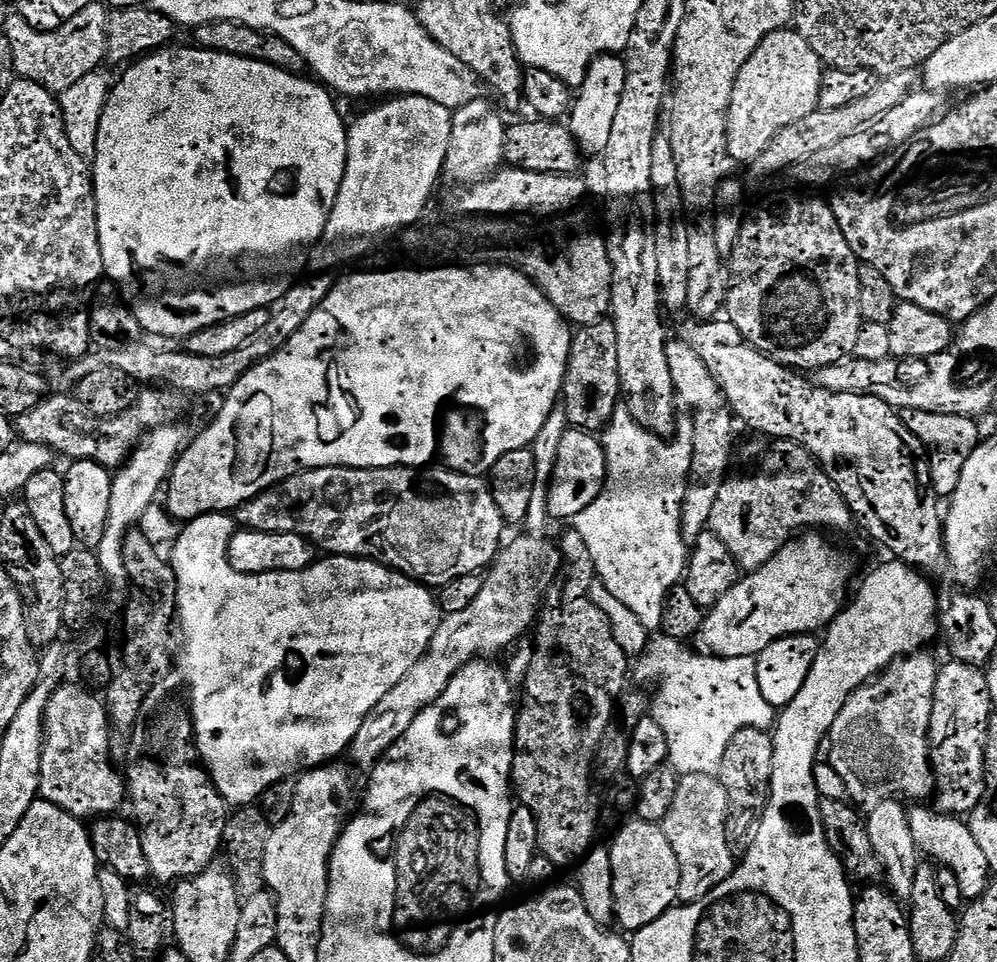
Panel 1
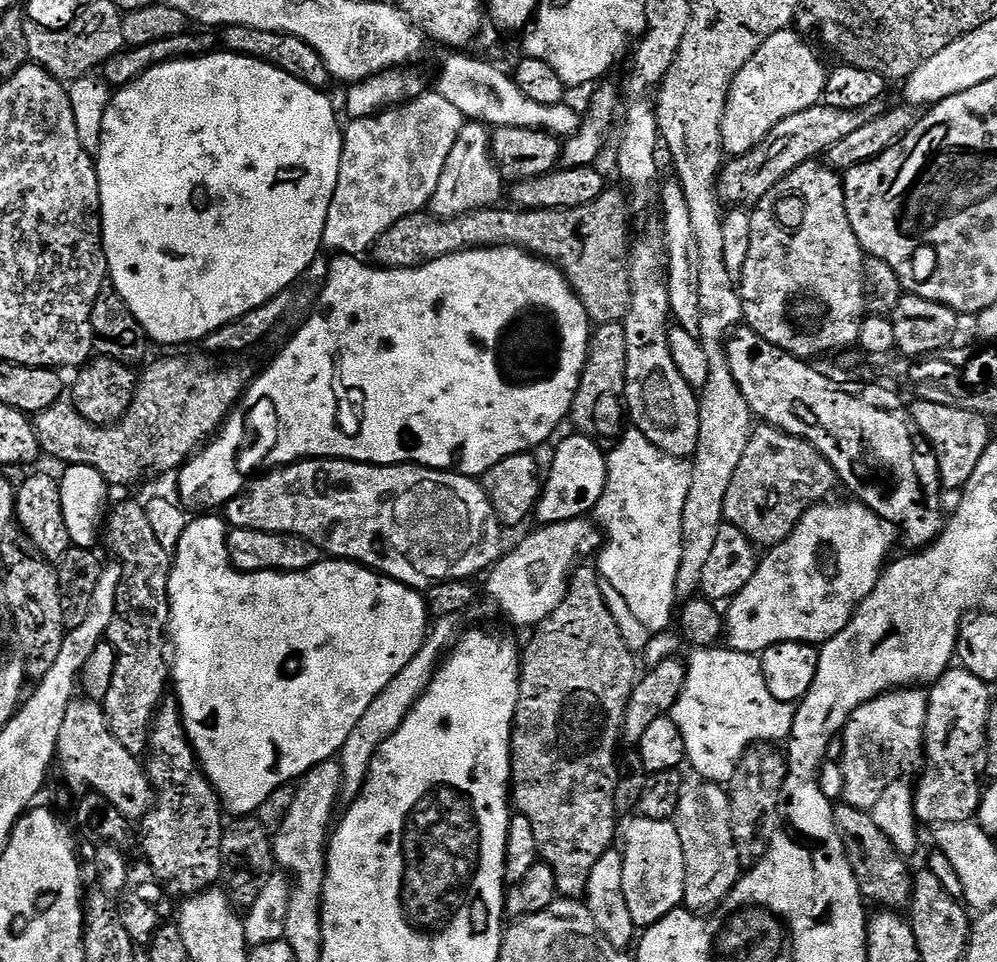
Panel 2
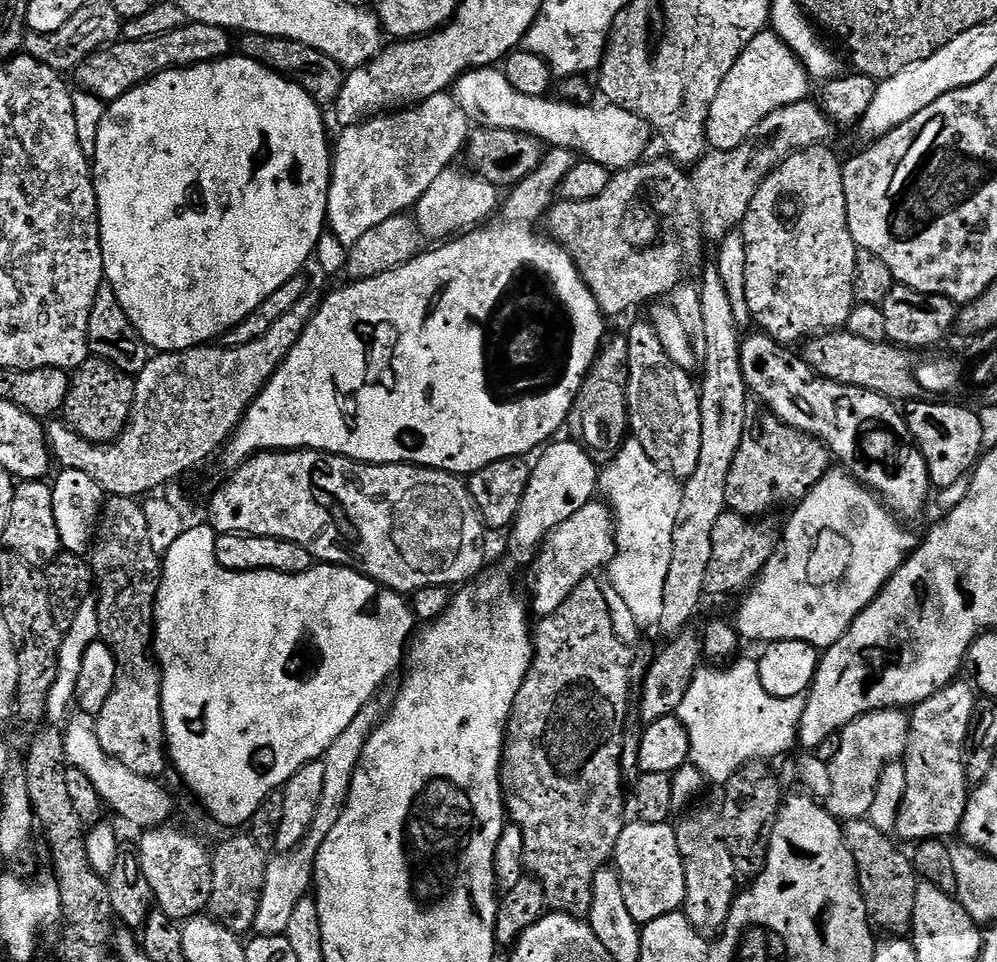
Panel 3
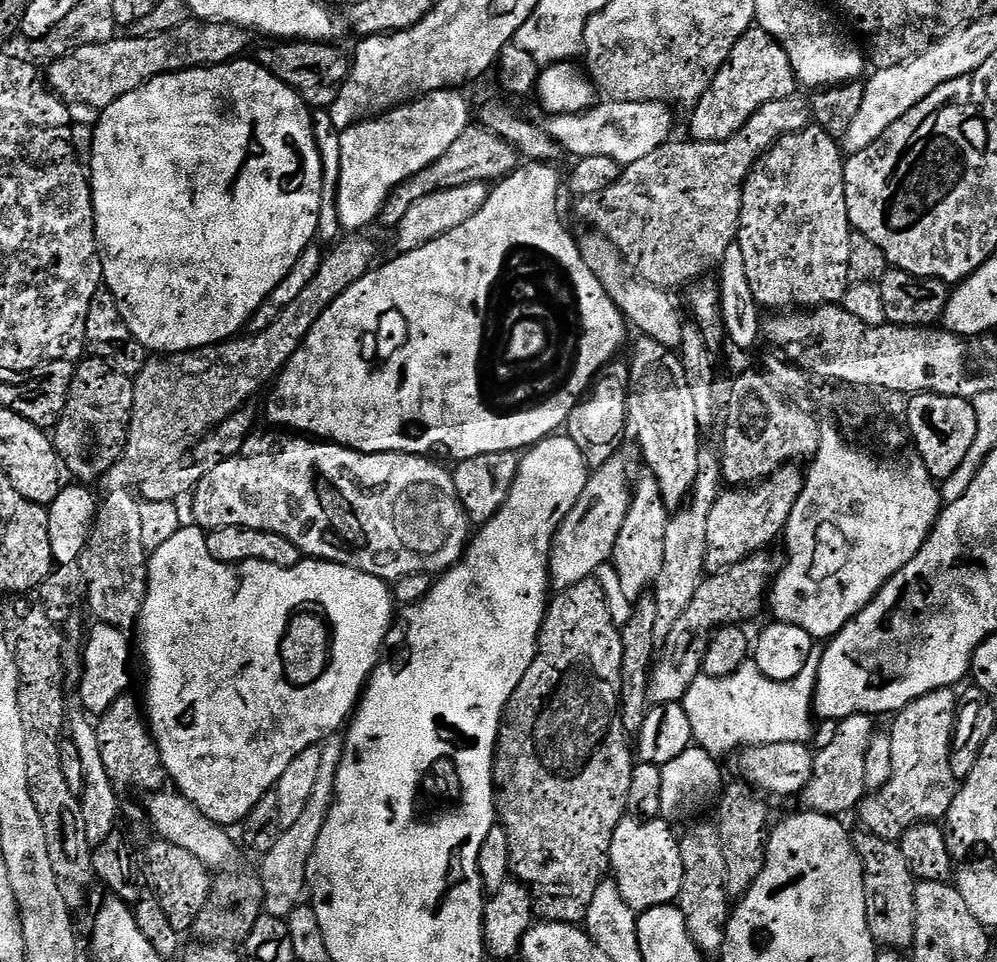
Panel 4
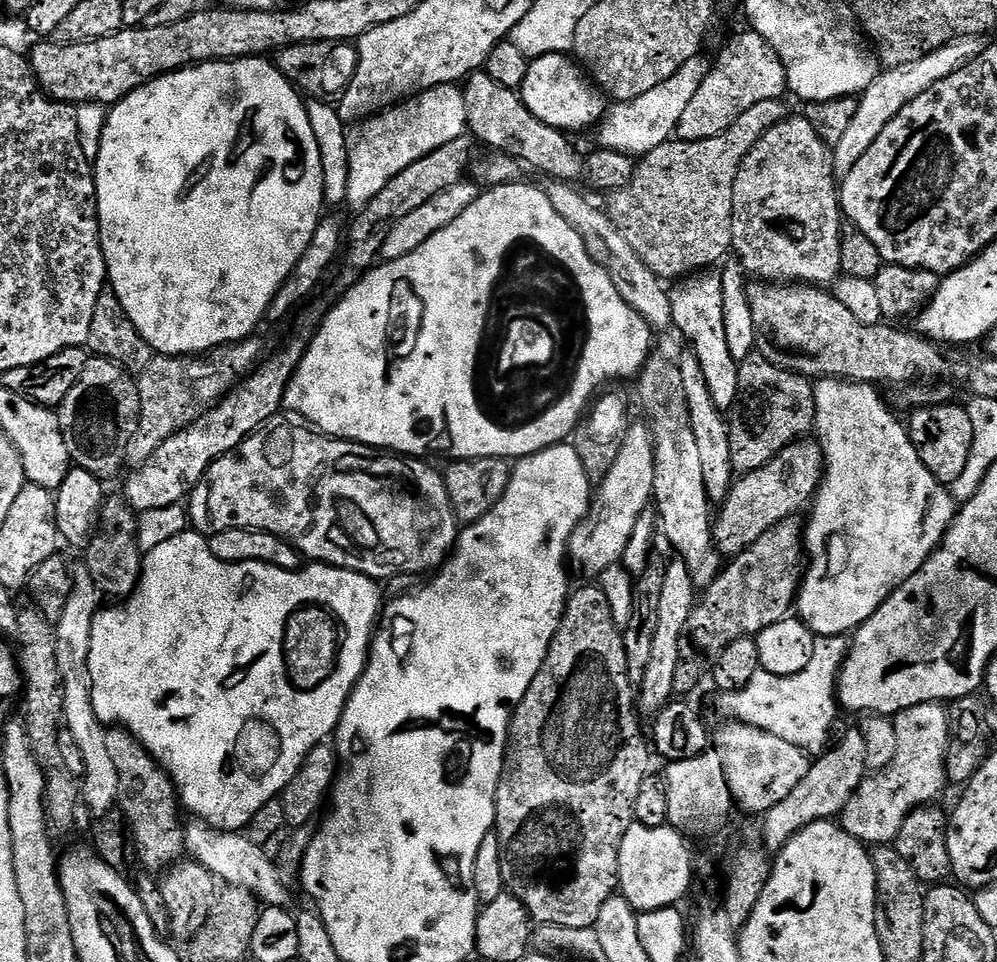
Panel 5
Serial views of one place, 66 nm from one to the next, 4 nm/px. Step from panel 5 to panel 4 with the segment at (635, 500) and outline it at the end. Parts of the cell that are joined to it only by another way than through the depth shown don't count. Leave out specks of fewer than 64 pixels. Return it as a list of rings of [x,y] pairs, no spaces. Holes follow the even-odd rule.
[[[617,454],[589,475],[582,498],[578,498],[574,510],[570,510],[557,530],[548,559],[548,574],[553,589],[573,588],[578,586],[578,582],[593,579],[598,569],[611,561],[634,495],[632,460],[624,455]]]

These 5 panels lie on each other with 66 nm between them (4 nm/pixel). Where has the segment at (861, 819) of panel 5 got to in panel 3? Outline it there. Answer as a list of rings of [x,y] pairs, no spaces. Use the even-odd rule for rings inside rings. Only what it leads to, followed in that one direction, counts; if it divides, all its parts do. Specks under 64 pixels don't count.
[[[958,680],[913,707],[908,748],[902,758],[906,788],[894,829],[899,841],[942,840],[959,831],[970,793],[962,754],[973,727],[976,701],[975,689]]]

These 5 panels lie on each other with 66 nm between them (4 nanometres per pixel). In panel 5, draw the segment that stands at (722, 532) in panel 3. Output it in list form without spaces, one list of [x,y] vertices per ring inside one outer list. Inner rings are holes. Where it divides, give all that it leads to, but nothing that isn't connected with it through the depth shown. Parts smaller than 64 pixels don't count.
[[[796,441],[781,450],[765,467],[747,472],[733,483],[713,523],[713,540],[723,557],[731,558],[744,552],[778,522],[799,515],[815,497],[823,480],[824,457],[819,451],[810,453],[809,446],[804,443]]]

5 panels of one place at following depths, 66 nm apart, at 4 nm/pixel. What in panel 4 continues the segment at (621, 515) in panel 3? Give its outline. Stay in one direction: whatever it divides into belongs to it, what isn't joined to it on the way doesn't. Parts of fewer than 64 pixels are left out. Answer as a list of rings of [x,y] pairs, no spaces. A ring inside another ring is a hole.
[[[651,474],[637,479],[634,484],[632,505],[626,516],[626,522],[618,536],[616,548],[612,552],[611,563],[617,570],[621,590],[628,601],[636,602],[653,587],[662,570],[663,544],[666,542],[666,530],[670,519],[670,509],[664,504],[659,490],[659,482]]]

